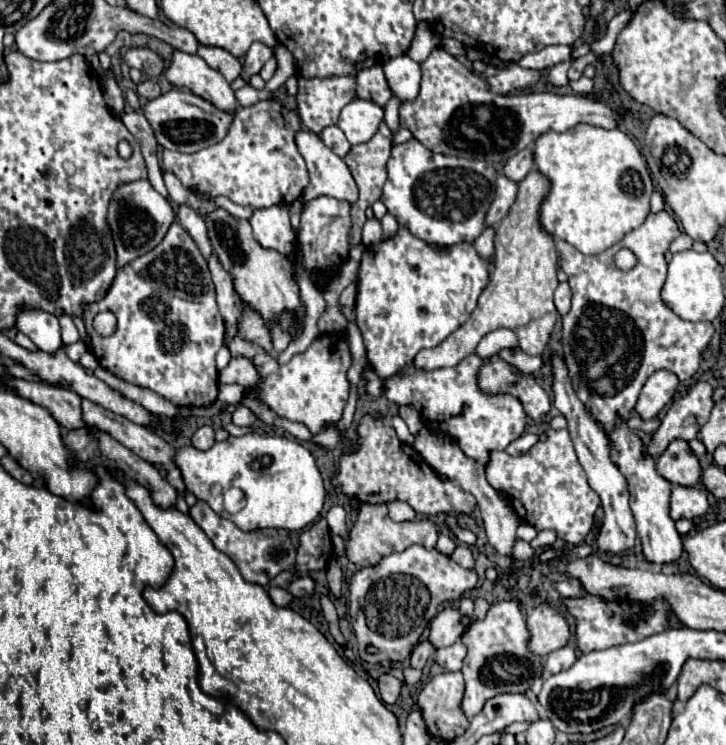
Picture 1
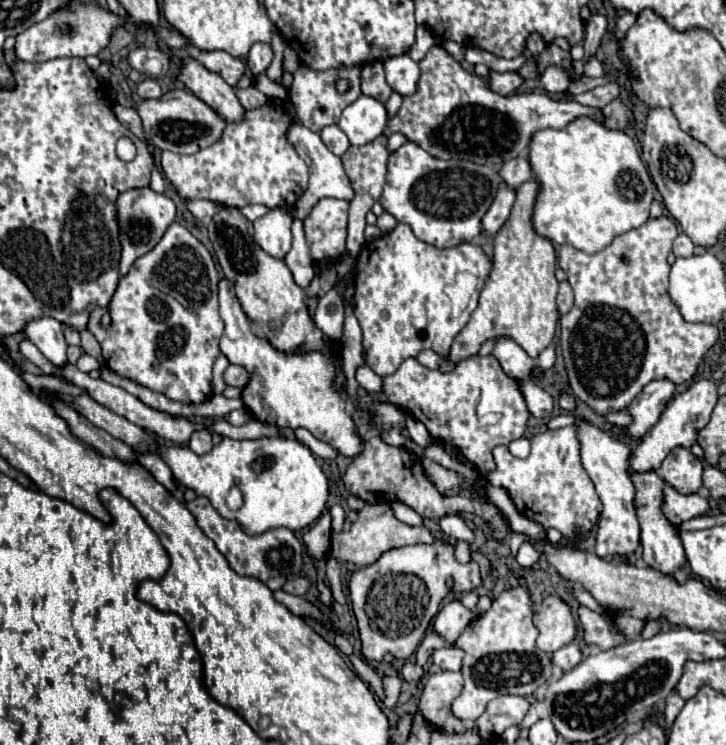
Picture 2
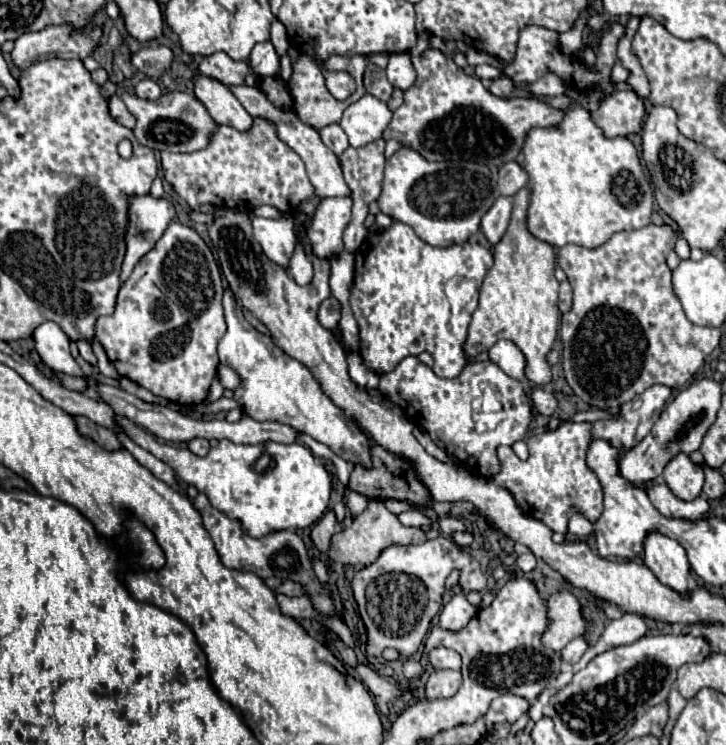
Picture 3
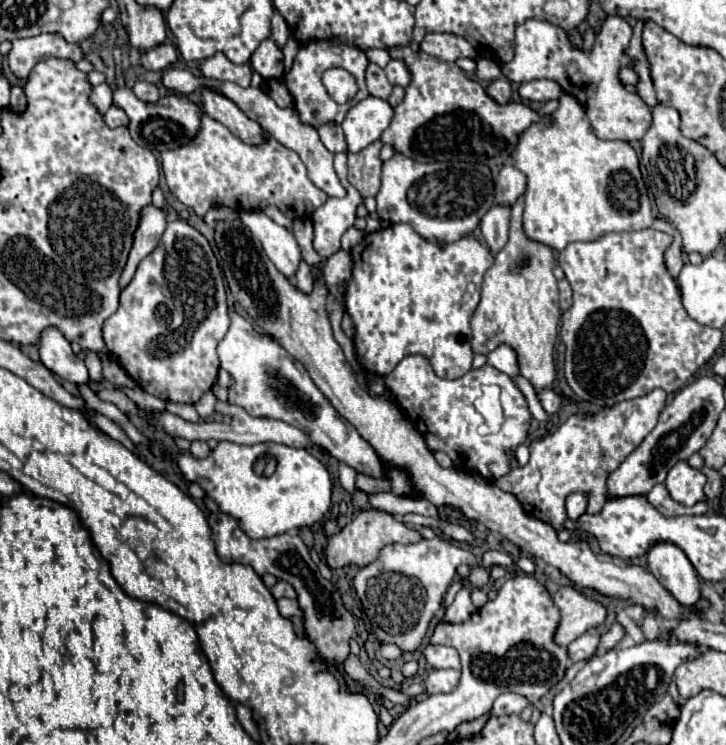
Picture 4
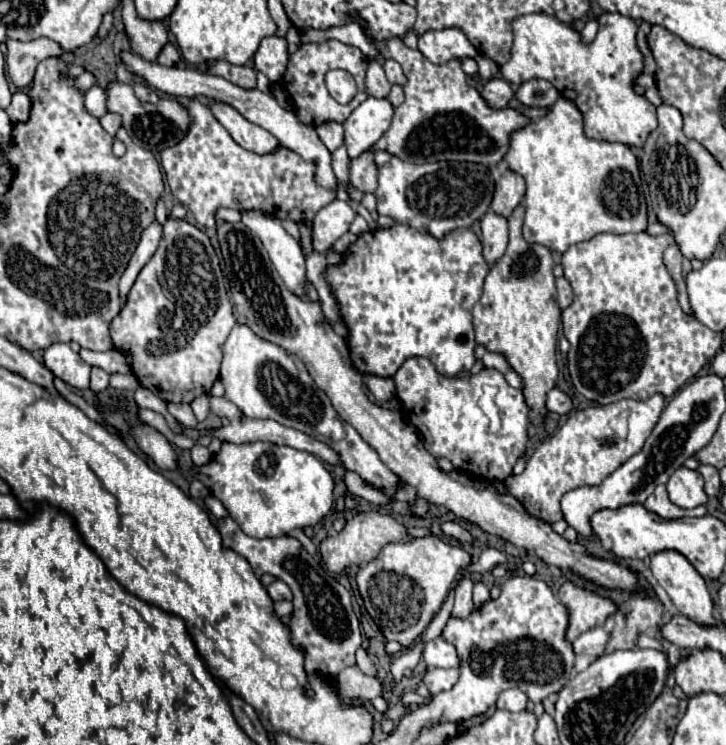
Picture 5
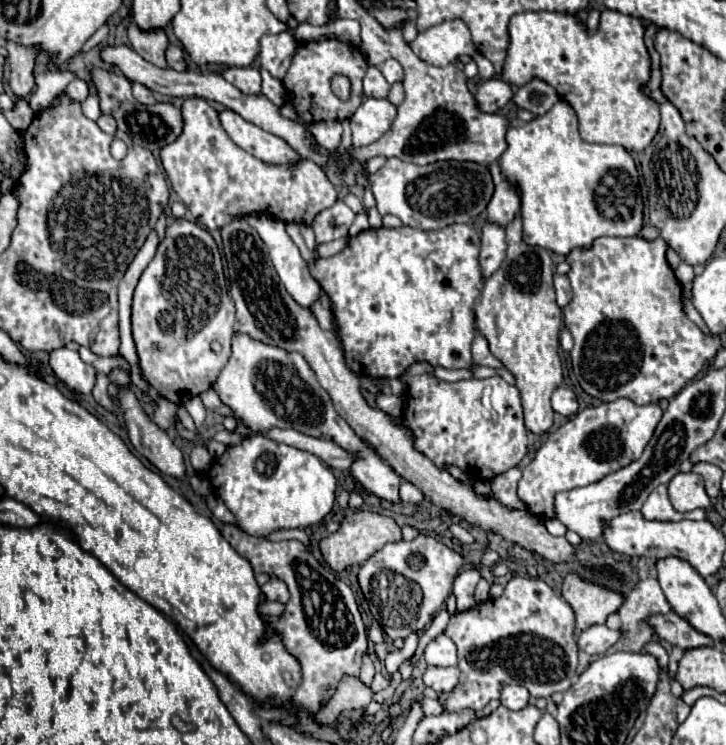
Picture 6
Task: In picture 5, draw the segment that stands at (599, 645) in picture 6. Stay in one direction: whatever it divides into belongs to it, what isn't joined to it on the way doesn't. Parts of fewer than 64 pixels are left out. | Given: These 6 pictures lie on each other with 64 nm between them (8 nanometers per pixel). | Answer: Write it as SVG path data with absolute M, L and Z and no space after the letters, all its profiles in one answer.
M592 628L584 634L580 634L574 642L574 654L586 654L586 656L600 656L604 652L604 646L608 644L608 634L602 628Z

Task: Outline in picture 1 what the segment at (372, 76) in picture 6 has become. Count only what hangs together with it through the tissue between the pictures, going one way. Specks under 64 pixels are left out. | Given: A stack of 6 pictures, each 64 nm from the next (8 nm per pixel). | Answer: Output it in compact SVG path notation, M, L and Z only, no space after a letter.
M376 64L374 68L366 68L366 70L358 72L358 76L356 76L356 98L376 102L378 106L384 106L392 98L392 92L390 92L388 82L384 78L382 66Z

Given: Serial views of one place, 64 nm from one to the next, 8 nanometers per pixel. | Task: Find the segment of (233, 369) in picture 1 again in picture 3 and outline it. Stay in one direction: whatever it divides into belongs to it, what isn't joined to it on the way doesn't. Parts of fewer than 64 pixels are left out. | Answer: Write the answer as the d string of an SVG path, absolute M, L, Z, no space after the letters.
M222 368L220 370L220 382L222 382L222 386L224 388L230 388L230 390L234 390L234 388L238 388L238 374L232 370L232 368Z

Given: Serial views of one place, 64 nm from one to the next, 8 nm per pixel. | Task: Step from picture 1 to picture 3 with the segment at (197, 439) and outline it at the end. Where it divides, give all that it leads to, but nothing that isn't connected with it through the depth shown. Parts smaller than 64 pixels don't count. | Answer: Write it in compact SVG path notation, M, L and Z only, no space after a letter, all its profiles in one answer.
M194 438L188 442L188 450L194 452L196 456L206 456L210 450L210 442L206 438Z

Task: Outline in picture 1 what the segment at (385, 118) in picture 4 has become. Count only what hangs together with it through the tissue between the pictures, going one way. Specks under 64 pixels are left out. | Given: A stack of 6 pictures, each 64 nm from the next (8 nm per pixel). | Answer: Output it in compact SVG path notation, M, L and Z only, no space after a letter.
M356 98L342 108L338 126L346 134L350 144L362 144L362 142L368 142L376 134L378 124L382 120L384 120L382 106L370 100Z

